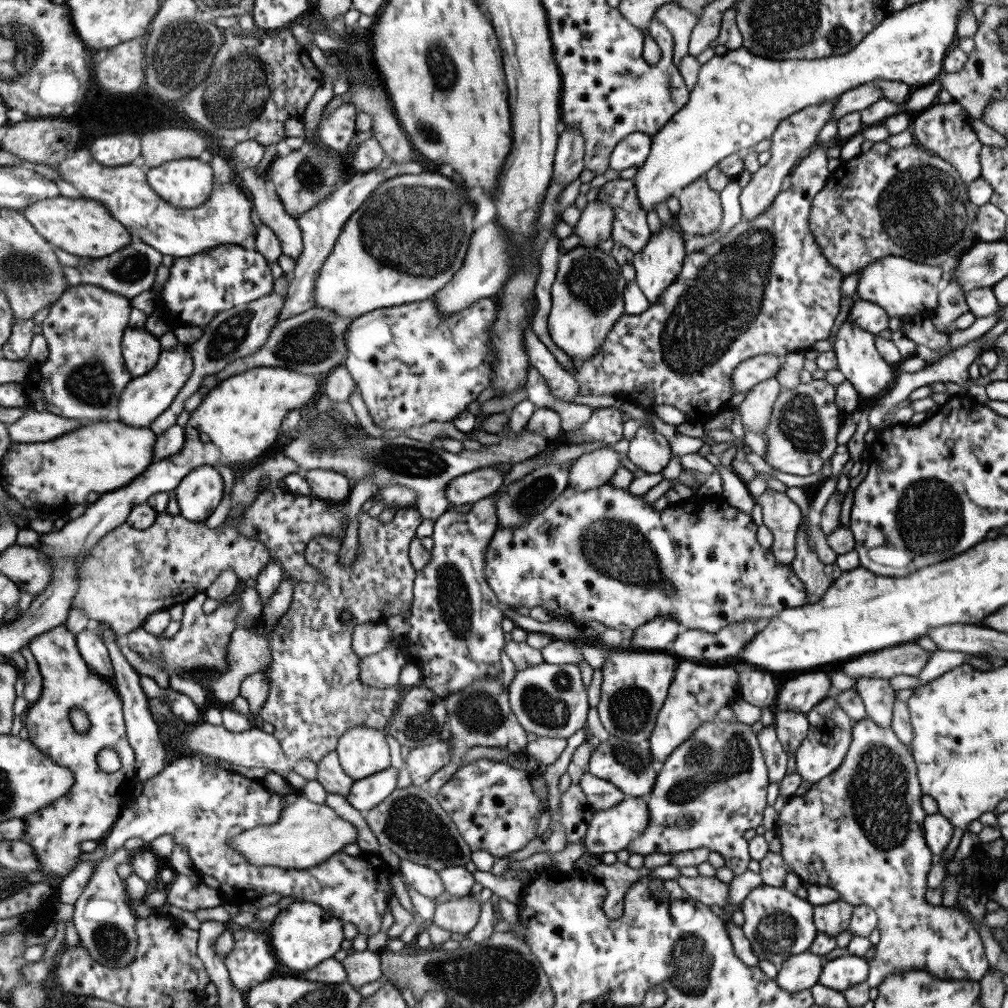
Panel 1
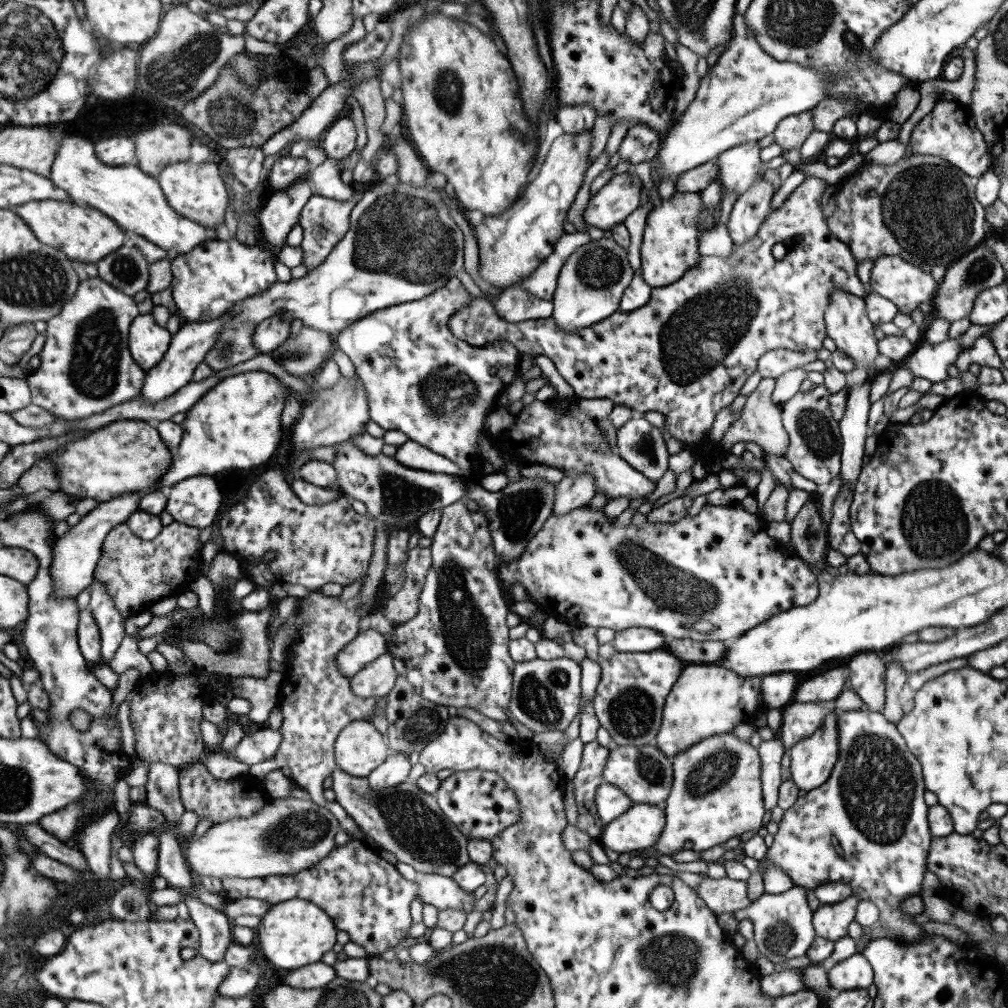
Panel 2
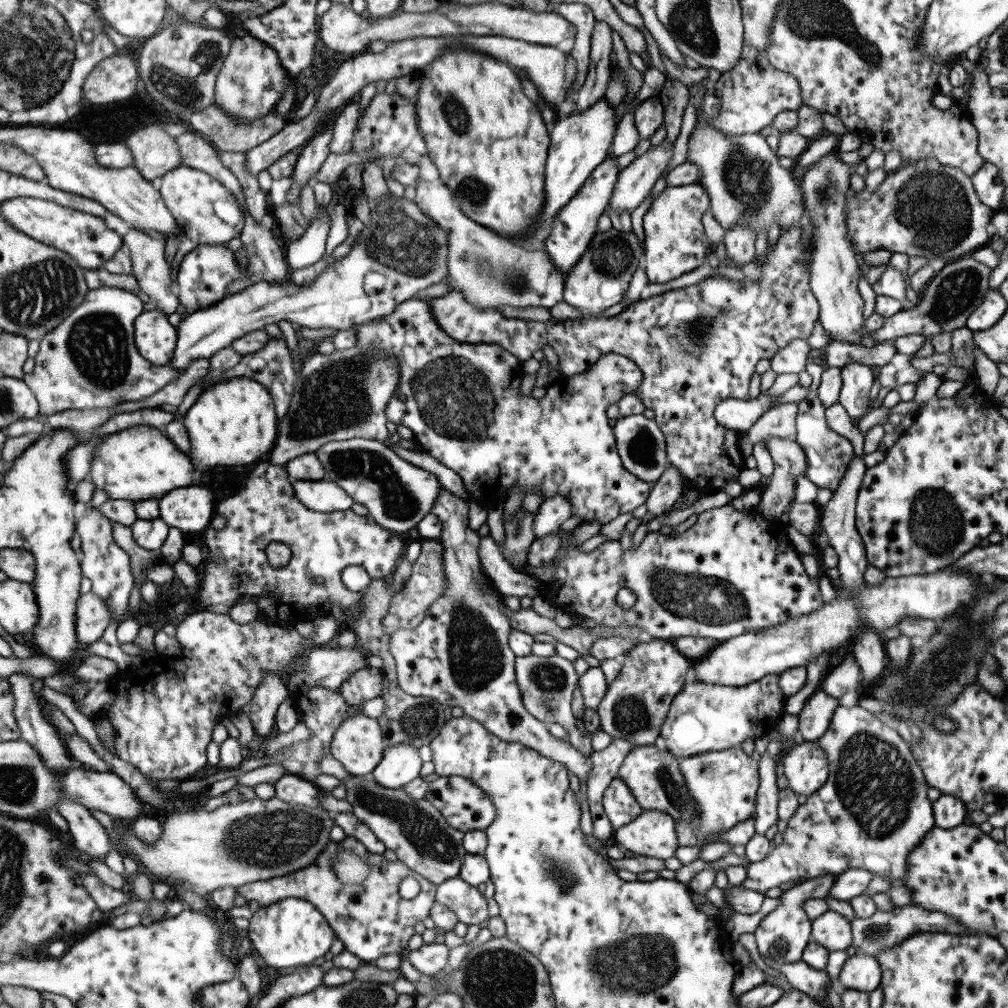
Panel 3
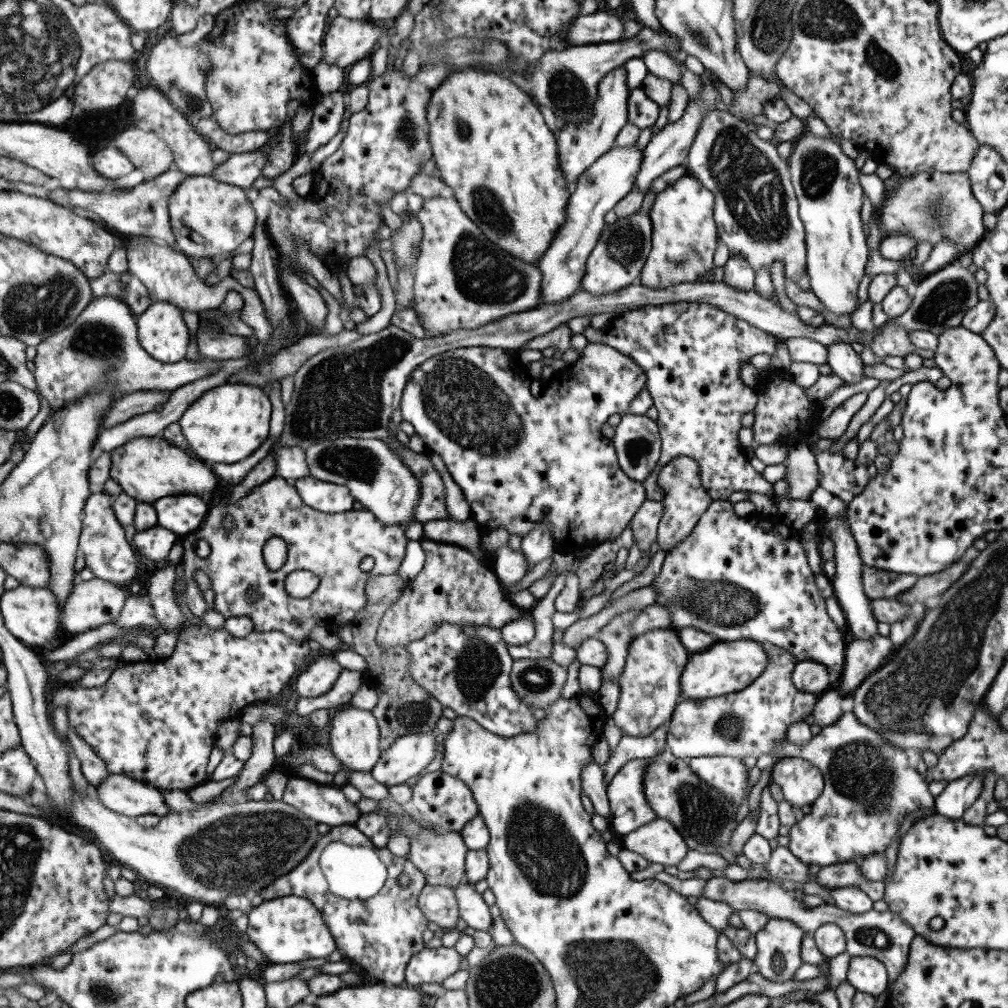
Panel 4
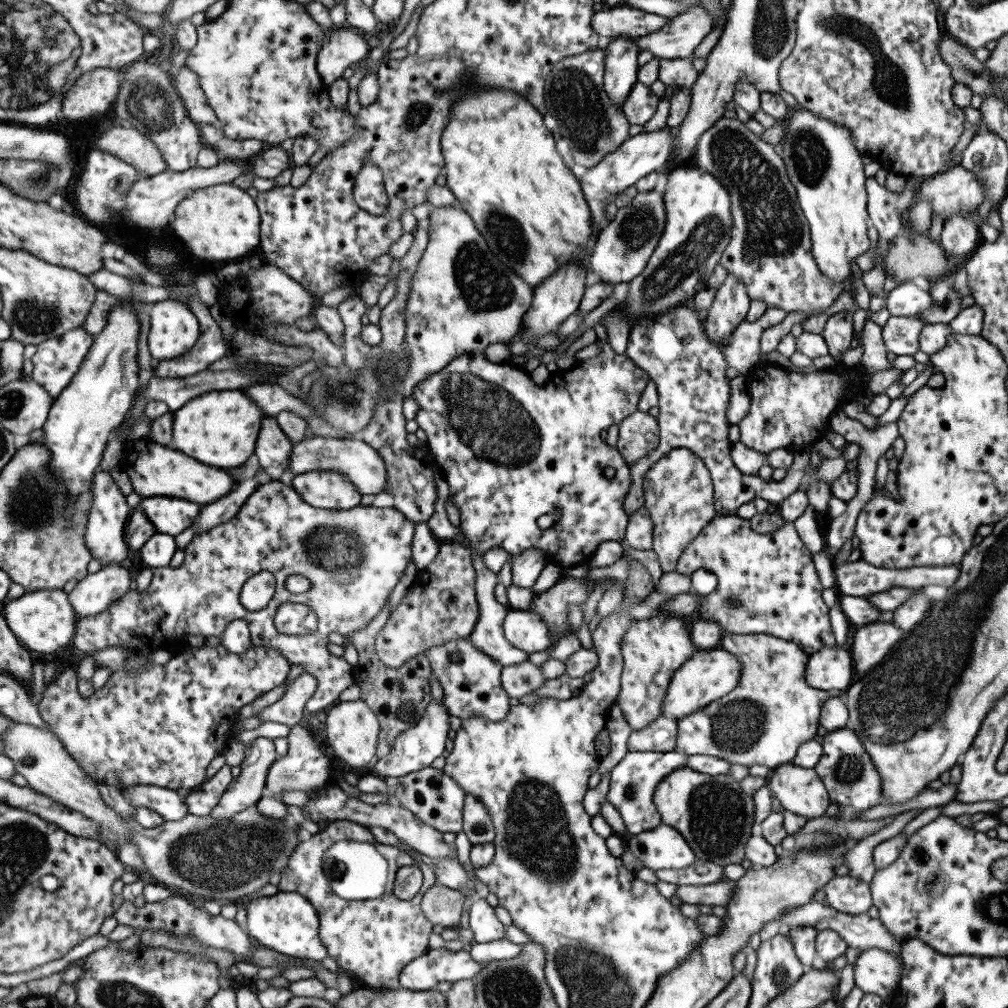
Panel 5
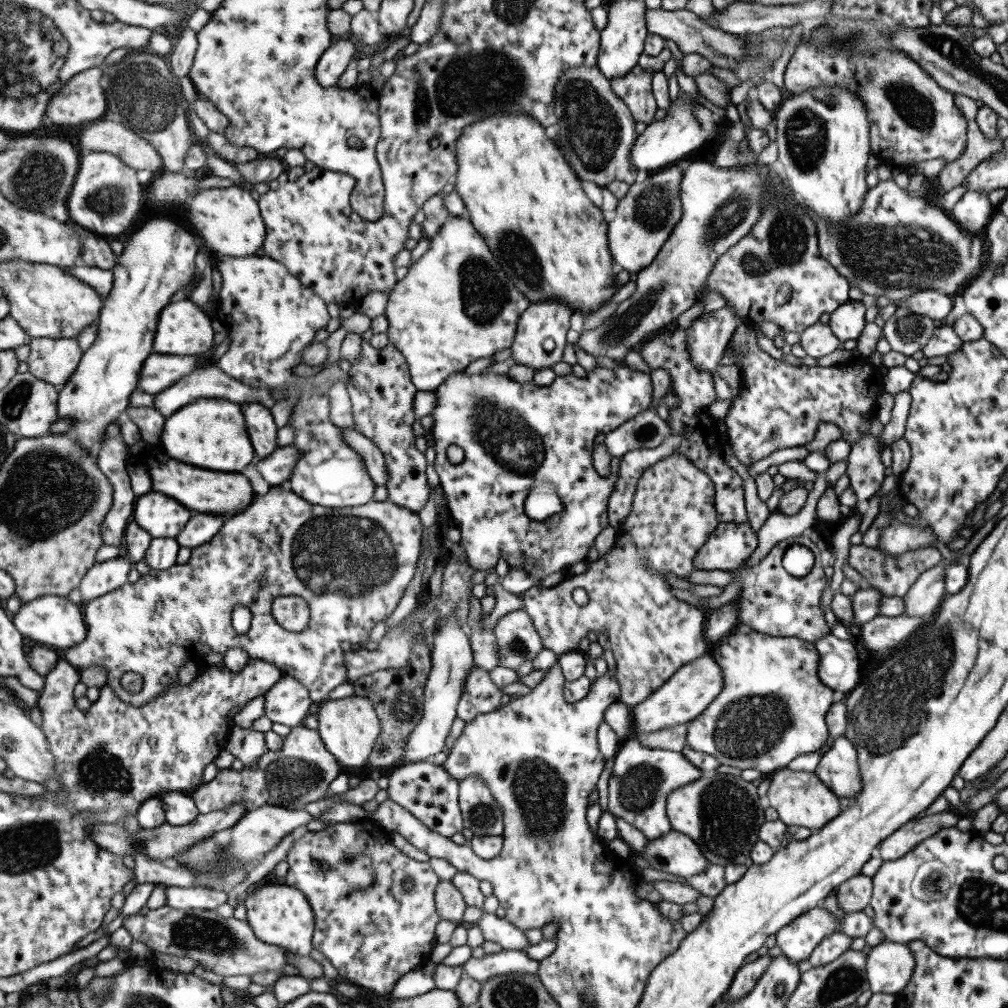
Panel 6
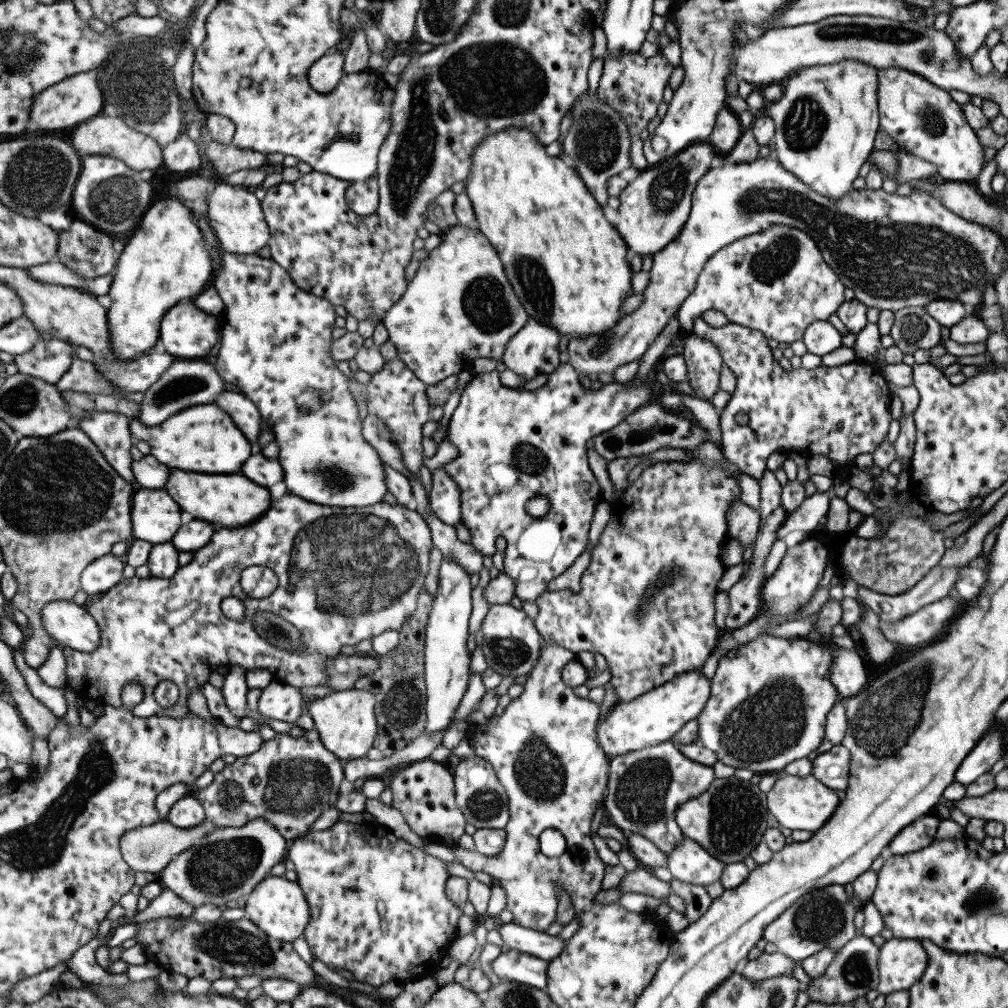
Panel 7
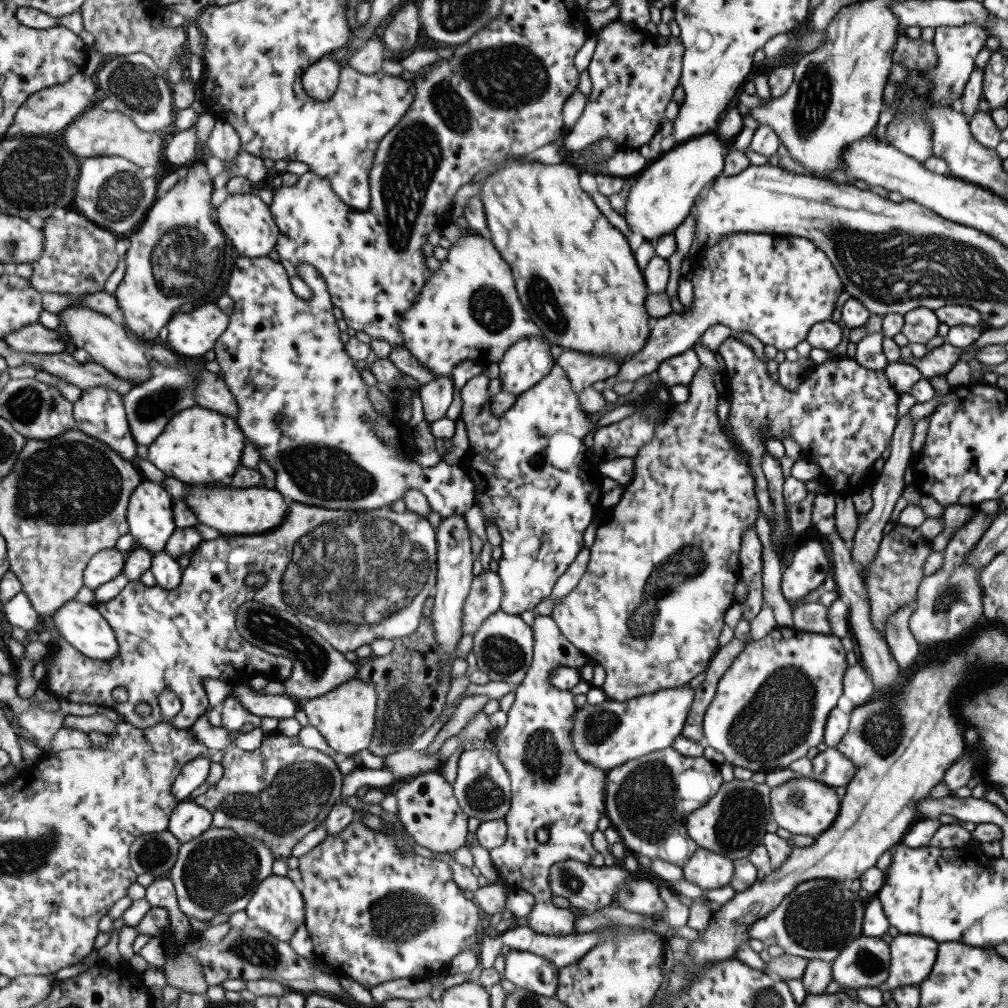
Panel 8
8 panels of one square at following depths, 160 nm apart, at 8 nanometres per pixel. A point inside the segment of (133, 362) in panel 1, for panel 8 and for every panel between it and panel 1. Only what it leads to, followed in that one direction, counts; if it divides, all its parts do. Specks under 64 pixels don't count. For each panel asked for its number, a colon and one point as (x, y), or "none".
2: (149, 343)
3: (156, 338)
4: (163, 333)
5: (175, 329)
6: (184, 328)
7: (188, 332)
8: (194, 334)

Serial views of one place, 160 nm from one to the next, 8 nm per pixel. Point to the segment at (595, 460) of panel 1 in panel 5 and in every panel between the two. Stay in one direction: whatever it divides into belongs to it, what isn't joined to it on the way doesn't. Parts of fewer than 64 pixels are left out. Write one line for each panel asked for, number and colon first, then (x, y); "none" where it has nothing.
2: (570, 493)
3: (552, 511)
4: (536, 545)
5: (525, 567)

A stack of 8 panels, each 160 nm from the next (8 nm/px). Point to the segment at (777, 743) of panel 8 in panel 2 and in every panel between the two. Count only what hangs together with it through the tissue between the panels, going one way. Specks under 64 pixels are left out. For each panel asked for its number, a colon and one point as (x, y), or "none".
2: (705, 700)
3: (701, 718)
4: (751, 722)
5: (766, 717)
6: (771, 708)
7: (768, 701)

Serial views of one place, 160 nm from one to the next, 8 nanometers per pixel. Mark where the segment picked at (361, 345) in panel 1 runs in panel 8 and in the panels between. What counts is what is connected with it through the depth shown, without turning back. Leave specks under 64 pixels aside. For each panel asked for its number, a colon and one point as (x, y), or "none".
2: (419, 379)
3: (461, 401)
4: (519, 460)
5: (509, 450)
6: (512, 434)
7: (512, 444)
8: (532, 476)

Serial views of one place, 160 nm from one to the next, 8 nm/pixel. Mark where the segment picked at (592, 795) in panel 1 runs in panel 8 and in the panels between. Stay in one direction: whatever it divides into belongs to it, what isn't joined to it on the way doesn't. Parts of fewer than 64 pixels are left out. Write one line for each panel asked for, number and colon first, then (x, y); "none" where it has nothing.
2: (610, 802)
3: (619, 806)
4: (628, 807)
5: (632, 781)
6: (641, 779)
7: (644, 787)
8: (646, 800)

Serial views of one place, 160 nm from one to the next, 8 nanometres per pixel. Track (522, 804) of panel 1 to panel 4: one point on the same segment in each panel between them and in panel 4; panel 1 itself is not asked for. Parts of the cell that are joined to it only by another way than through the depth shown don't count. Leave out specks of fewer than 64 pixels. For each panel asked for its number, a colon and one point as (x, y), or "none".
2: (478, 803)
3: (464, 806)
4: (442, 800)

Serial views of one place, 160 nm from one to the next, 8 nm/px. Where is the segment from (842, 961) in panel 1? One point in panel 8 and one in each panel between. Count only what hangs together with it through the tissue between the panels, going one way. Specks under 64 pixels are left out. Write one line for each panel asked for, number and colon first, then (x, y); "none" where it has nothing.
2: (855, 972)
3: (860, 972)
4: (866, 974)
5: (875, 971)
6: (889, 965)
7: (900, 962)
8: (911, 956)

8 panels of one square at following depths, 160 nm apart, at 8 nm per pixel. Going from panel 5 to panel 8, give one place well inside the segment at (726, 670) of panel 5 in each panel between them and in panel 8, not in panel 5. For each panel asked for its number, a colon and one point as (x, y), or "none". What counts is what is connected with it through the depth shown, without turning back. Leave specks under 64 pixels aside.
6: (688, 692)
7: (654, 717)
8: (606, 735)

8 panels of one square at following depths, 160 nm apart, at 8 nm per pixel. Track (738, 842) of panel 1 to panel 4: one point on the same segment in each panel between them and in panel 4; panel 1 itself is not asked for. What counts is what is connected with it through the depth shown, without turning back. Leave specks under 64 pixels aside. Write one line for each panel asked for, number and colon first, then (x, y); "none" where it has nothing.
2: (715, 794)
3: (723, 784)
4: (727, 774)

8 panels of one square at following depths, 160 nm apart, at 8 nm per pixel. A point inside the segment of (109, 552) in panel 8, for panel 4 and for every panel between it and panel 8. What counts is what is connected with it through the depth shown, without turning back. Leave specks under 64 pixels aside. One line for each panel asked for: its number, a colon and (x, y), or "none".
4: (92, 603)
5: (94, 594)
6: (106, 576)
7: (100, 576)

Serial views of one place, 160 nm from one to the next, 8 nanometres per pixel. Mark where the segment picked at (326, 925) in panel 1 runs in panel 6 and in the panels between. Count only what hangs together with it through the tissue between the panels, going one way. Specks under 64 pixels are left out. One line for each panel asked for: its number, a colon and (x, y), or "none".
2: (295, 933)
3: (292, 932)
4: (289, 929)
5: (286, 922)
6: (279, 914)

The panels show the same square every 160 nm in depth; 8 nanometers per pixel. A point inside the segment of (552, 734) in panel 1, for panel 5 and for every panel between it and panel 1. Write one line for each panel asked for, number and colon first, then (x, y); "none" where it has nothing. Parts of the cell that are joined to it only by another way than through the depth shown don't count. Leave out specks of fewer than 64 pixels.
2: (545, 695)
3: (545, 684)
4: (537, 683)
5: (517, 680)

